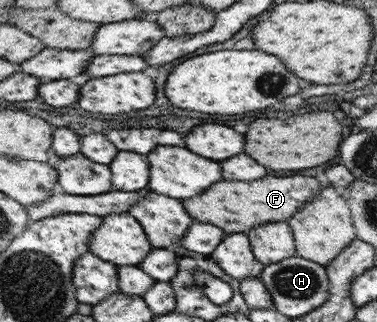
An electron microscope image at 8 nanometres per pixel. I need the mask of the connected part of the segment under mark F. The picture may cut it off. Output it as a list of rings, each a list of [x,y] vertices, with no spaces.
[[[294,175],[286,178],[262,178],[254,182],[216,182],[200,196],[181,199],[186,212],[195,222],[217,225],[228,233],[246,233],[251,228],[292,218],[322,190],[320,180],[312,176]]]

